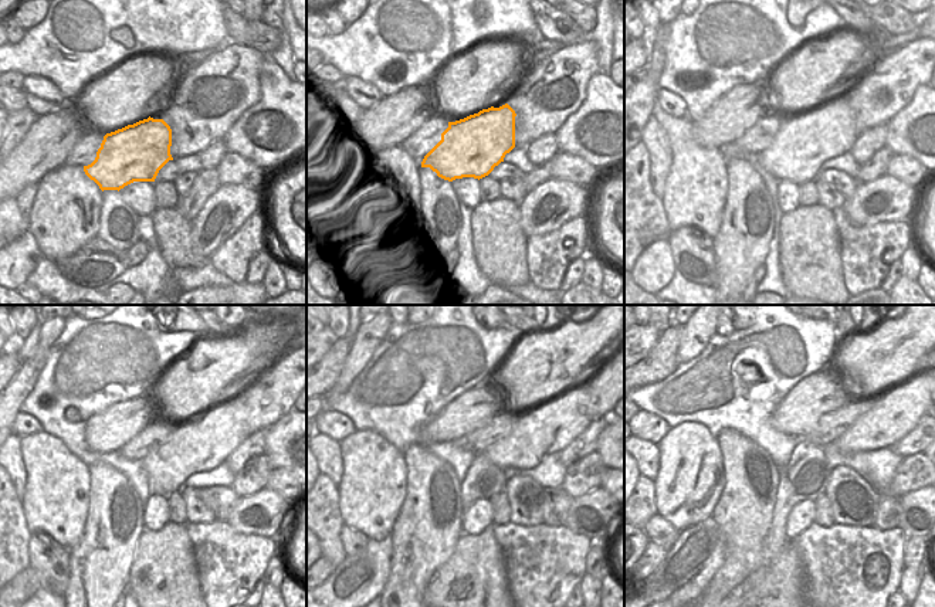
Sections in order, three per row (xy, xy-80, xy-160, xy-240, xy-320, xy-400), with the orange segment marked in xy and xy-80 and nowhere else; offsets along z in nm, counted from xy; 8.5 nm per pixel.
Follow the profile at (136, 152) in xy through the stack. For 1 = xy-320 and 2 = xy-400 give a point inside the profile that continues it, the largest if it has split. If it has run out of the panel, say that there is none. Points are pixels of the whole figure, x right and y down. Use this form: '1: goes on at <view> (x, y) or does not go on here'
1: goes on at xy-320 (548, 427)
2: goes on at xy-400 (894, 413)

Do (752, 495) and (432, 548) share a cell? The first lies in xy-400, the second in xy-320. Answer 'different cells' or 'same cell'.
same cell

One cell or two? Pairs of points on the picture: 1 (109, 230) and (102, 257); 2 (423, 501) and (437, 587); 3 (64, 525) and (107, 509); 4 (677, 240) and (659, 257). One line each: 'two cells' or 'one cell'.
1: two cells
2: two cells
3: two cells
4: two cells

